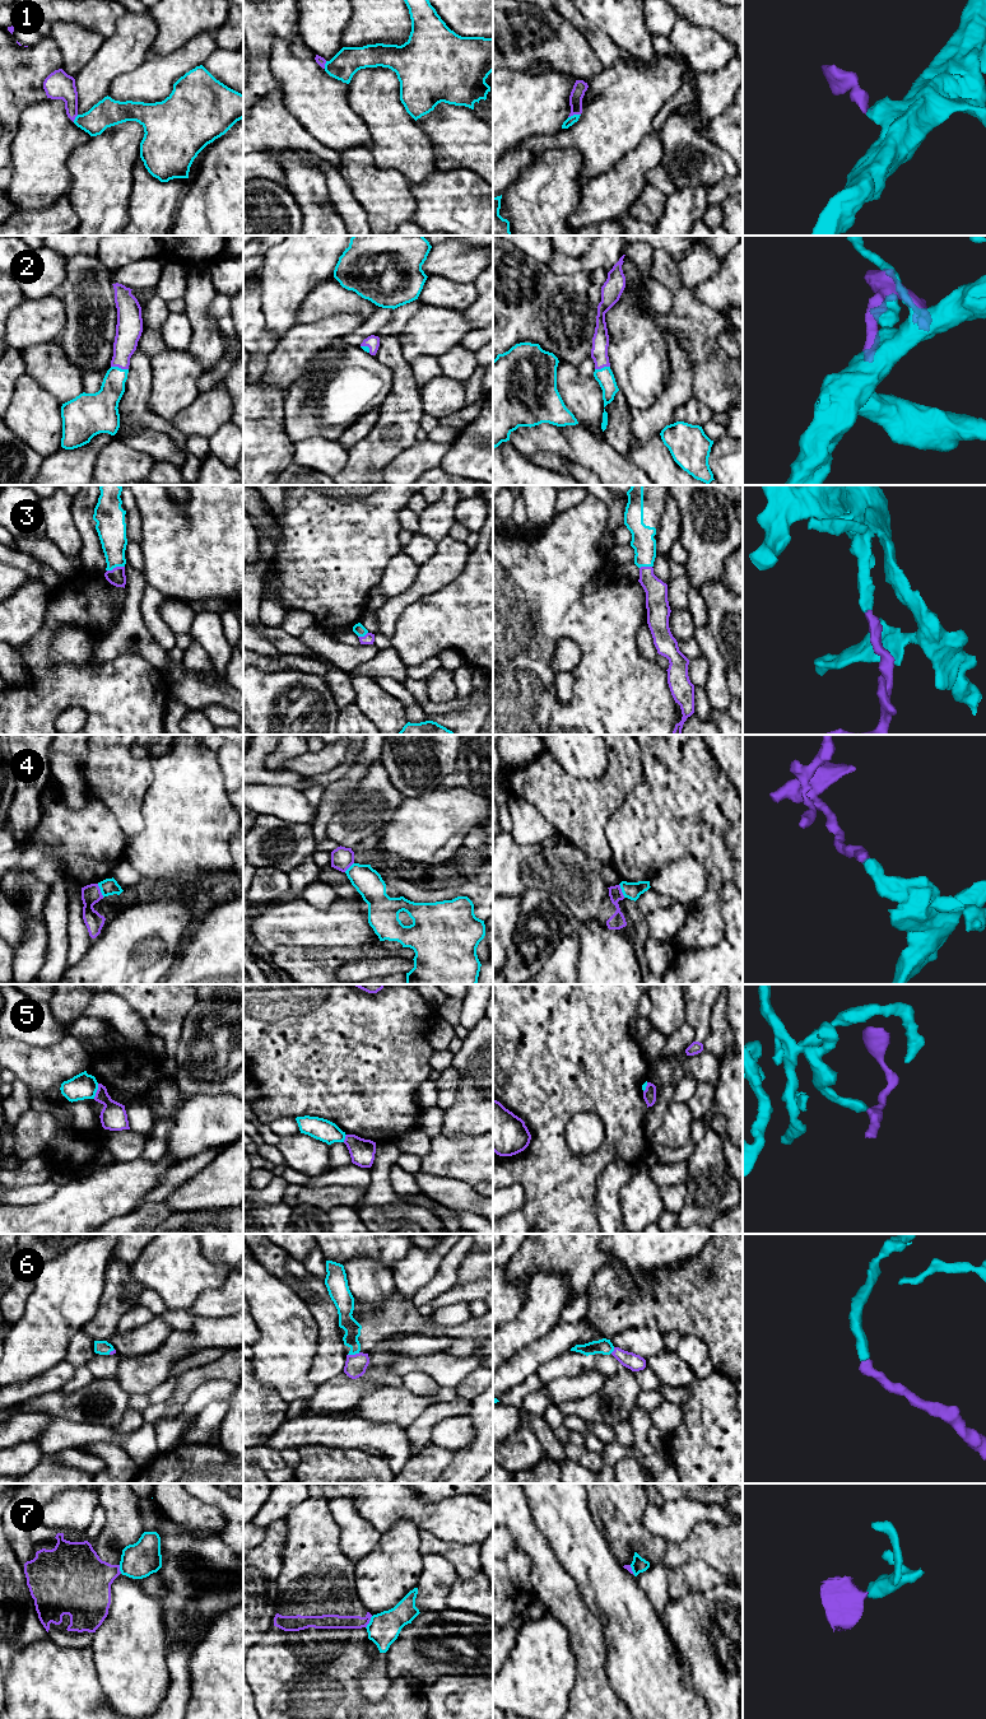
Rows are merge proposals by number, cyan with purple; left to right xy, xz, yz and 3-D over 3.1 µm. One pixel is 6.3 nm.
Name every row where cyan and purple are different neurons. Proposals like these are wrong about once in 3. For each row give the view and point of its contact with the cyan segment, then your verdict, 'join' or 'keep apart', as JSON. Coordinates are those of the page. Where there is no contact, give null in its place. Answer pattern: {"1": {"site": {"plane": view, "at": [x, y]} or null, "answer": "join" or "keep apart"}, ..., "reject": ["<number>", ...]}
{"1": {"site": {"plane": "yz", "at": [573, 115]}, "answer": "join"}, "2": {"site": {"plane": "xy", "at": [120, 368]}, "answer": "join"}, "3": {"site": {"plane": "xy", "at": [115, 567]}, "answer": "join"}, "4": {"site": {"plane": "xy", "at": [101, 890]}, "answer": "keep apart"}, "5": {"site": {"plane": "xy", "at": [96, 1091]}, "answer": "keep apart"}, "6": {"site": {"plane": "xz", "at": [353, 1354]}, "answer": "join"}, "7": {"site": {"plane": "xz", "at": [370, 1622]}, "answer": "keep apart"}, "reject": ["4", "5", "7"]}

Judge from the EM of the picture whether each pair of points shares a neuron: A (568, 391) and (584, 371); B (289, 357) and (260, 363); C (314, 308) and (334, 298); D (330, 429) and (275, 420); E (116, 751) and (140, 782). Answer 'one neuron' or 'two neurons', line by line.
A: two neurons
B: two neurons
C: one neuron
D: two neurons
E: one neuron

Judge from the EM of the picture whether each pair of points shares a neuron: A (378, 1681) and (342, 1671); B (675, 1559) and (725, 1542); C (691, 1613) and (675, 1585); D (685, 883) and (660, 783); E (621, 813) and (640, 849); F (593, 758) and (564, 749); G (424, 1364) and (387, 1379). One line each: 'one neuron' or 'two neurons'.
A: two neurons
B: one neuron
C: two neurons
D: two neurons
E: one neuron
F: one neuron
G: two neurons

